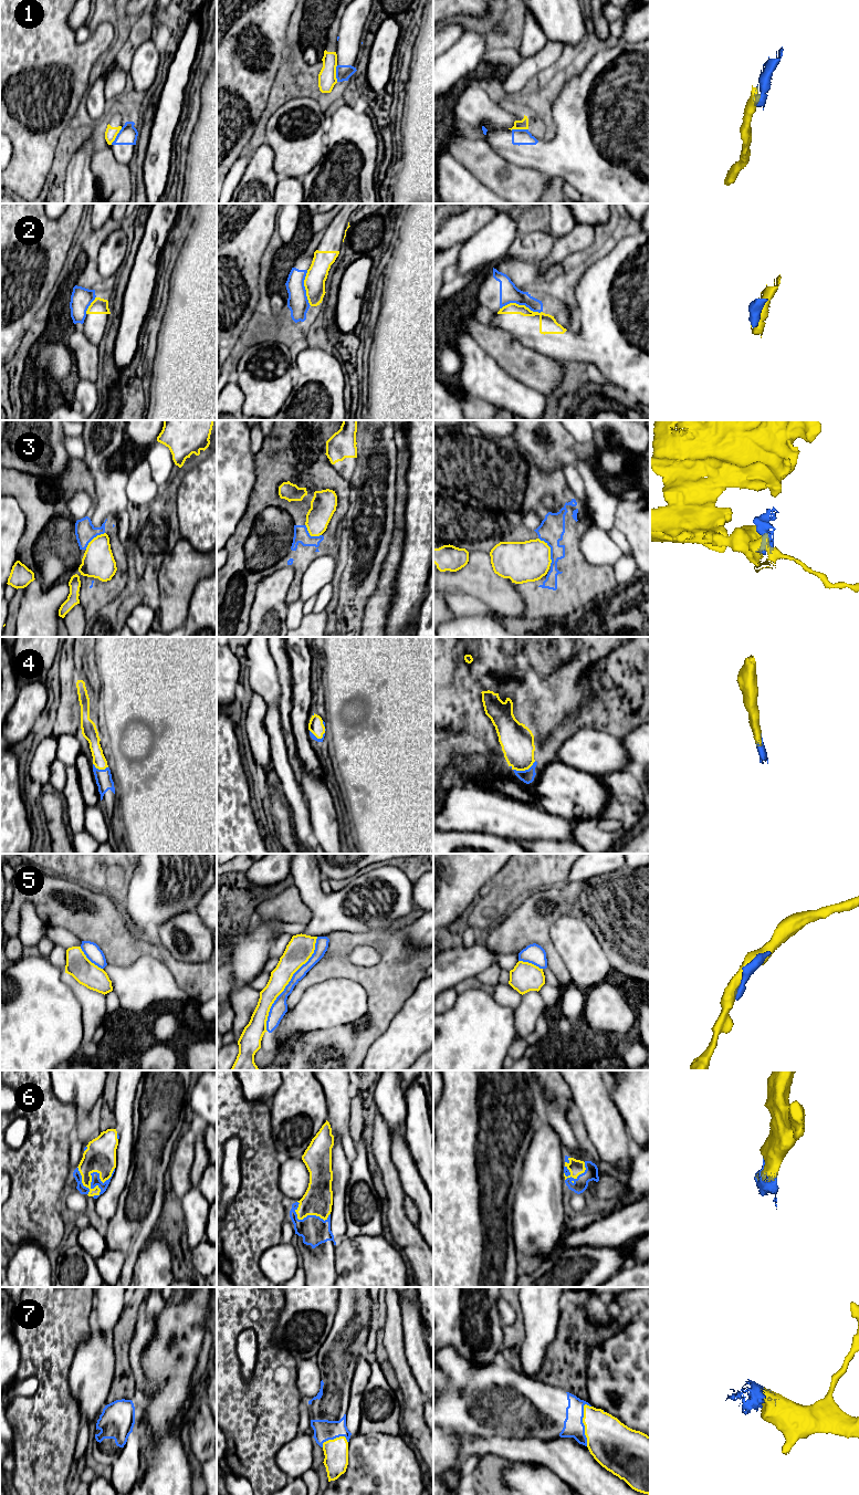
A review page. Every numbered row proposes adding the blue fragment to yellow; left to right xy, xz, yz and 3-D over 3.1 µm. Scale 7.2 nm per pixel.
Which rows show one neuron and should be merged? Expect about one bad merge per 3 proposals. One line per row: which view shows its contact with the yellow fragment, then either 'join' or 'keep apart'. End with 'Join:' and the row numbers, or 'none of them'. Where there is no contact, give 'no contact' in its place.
1: xy | keep apart
2: yz | keep apart
3: yz | keep apart
4: yz | join
5: xz | keep apart
6: xy | join
7: yz | join
Join: 4, 6, 7

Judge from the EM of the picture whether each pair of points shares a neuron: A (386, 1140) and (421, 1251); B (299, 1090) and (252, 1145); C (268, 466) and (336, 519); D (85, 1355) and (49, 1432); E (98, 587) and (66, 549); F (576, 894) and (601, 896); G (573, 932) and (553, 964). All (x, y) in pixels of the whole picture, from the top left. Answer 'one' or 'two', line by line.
A: one
B: two
C: one
D: two
E: one
F: one
G: two

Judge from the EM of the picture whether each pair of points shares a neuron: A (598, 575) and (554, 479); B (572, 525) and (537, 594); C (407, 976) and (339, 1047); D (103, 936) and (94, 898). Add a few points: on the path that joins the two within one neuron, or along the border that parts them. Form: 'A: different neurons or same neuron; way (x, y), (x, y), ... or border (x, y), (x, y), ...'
A: same neuron; way (573, 556), (568, 552), (568, 504)
B: same neuron; way (565, 542), (565, 566), (554, 577)
C: same neuron; way (386, 997), (378, 1021), (360, 1038)
D: same neuron; way (95, 927), (92, 923), (92, 907)

